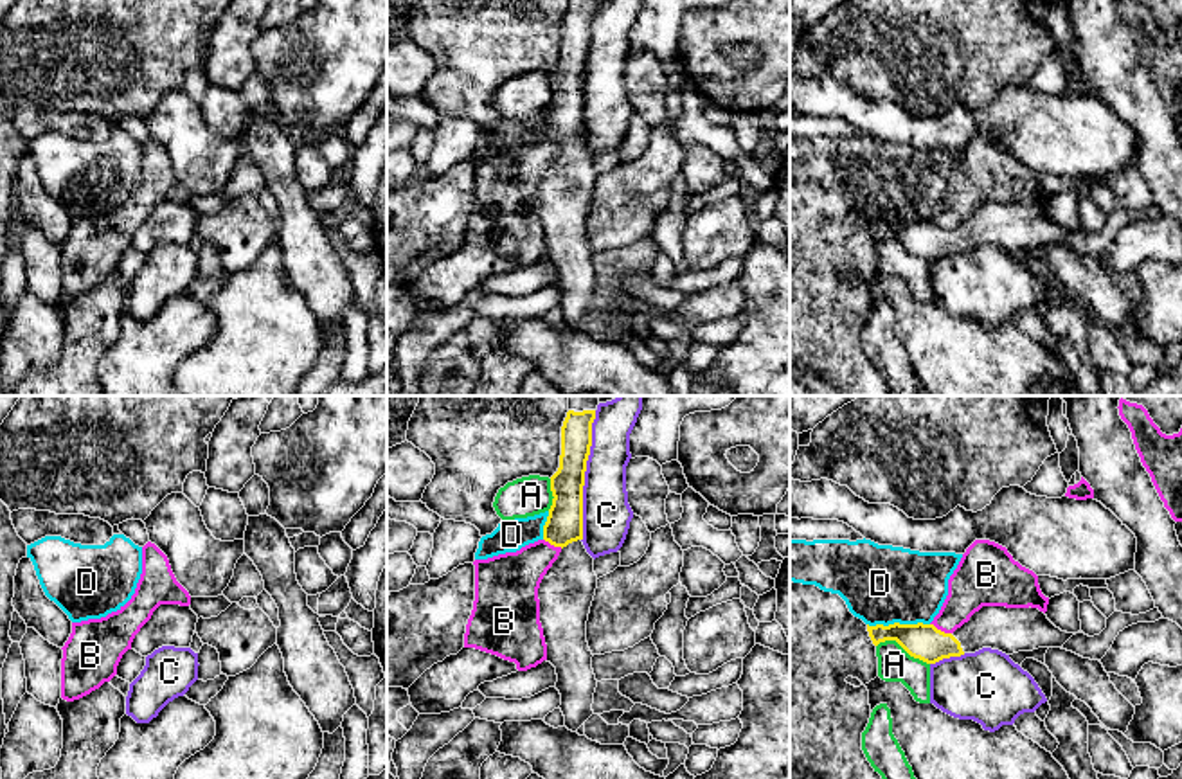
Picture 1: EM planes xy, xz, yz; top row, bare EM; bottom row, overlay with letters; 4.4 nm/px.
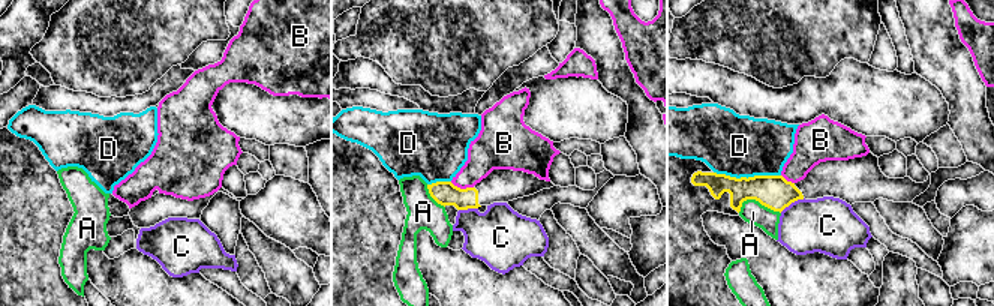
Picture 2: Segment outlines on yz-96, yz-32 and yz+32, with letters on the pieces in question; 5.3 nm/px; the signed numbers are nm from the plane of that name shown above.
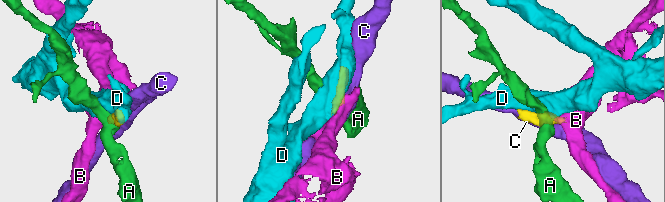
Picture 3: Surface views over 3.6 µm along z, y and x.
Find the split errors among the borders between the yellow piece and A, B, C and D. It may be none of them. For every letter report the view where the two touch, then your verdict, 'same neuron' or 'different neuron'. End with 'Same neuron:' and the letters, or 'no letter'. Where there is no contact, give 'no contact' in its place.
A: yz | different neuron
B: yz | different neuron
C: xz | different neuron
D: yz | different neuron
Same neuron: no letter

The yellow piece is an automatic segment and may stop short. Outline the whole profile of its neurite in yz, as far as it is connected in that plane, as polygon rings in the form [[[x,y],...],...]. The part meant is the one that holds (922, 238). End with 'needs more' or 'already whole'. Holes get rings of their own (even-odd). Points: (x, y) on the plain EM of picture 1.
[[[982,203],[954,230],[945,230],[934,221],[867,221],[874,243],[896,237],[910,254],[927,261],[943,255],[975,250],[982,245],[1006,252],[1038,245],[1063,245],[1076,230],[1056,225],[1038,205]]] | needs more

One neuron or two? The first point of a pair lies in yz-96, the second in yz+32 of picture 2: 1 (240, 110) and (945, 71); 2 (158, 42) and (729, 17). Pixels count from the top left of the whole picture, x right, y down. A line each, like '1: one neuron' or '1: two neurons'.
1: two neurons
2: one neuron

